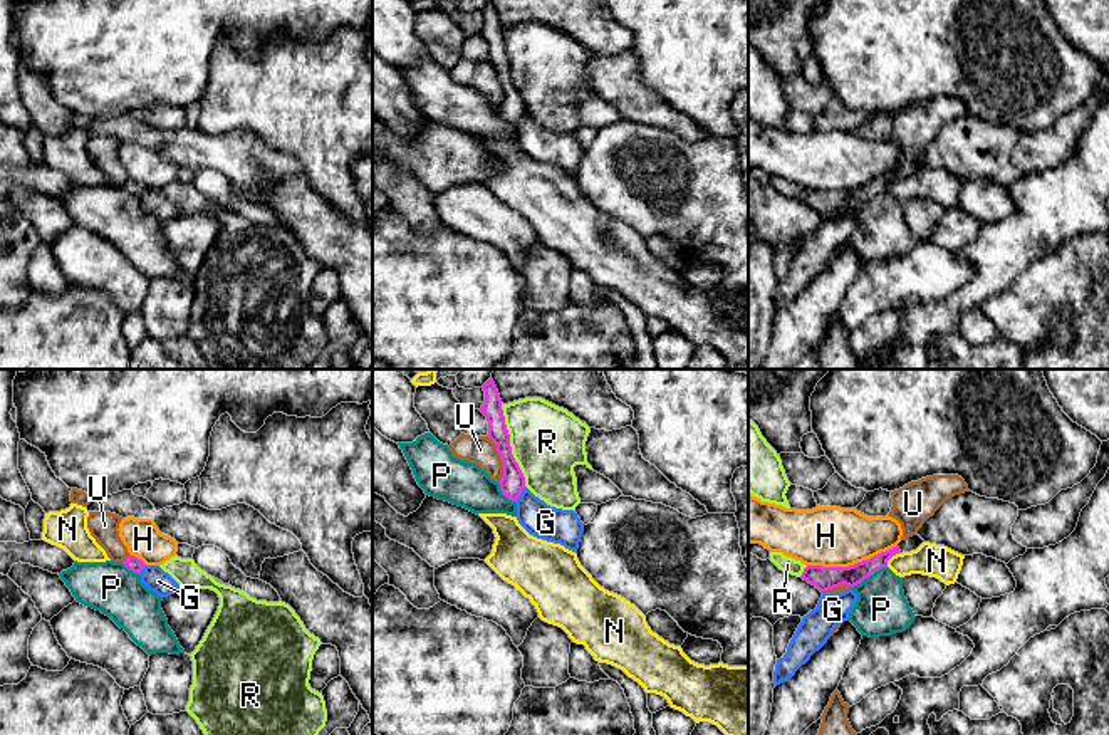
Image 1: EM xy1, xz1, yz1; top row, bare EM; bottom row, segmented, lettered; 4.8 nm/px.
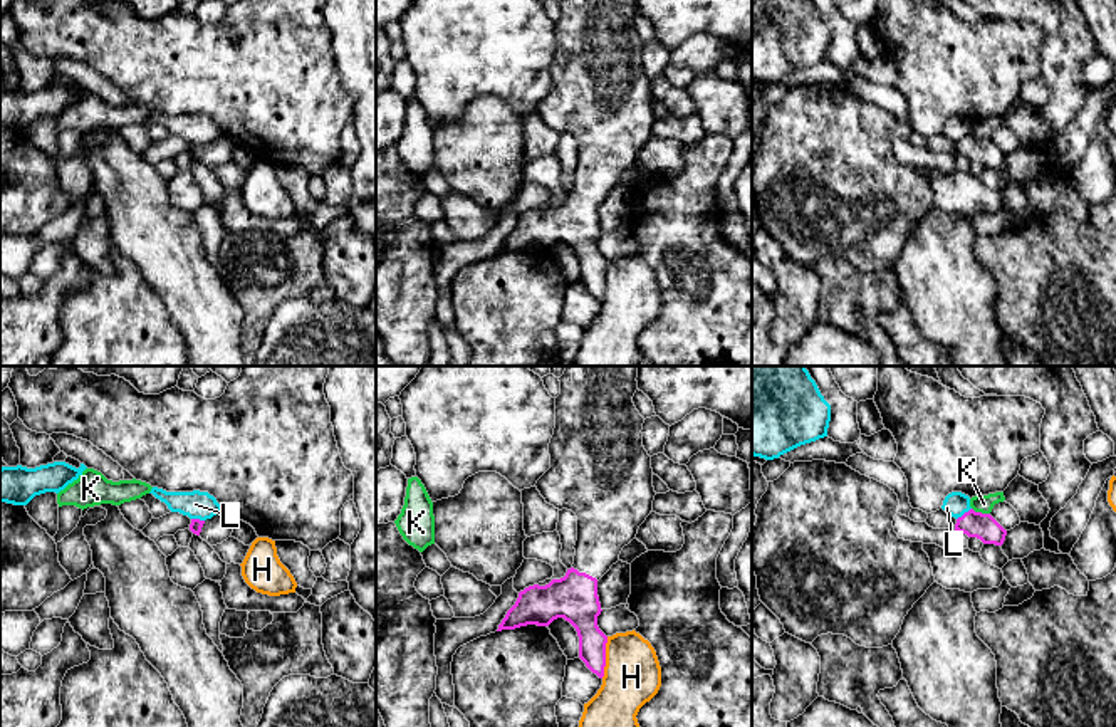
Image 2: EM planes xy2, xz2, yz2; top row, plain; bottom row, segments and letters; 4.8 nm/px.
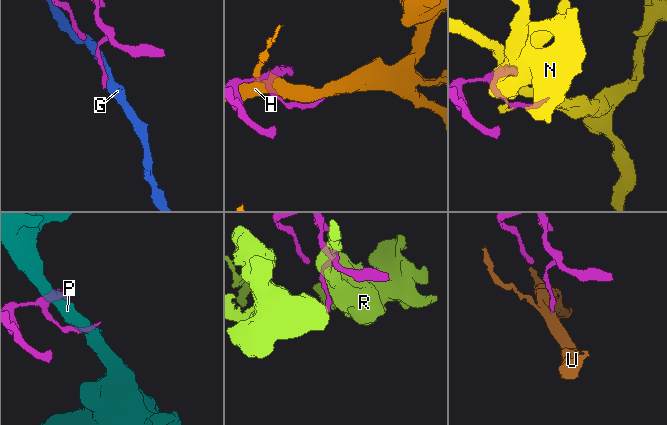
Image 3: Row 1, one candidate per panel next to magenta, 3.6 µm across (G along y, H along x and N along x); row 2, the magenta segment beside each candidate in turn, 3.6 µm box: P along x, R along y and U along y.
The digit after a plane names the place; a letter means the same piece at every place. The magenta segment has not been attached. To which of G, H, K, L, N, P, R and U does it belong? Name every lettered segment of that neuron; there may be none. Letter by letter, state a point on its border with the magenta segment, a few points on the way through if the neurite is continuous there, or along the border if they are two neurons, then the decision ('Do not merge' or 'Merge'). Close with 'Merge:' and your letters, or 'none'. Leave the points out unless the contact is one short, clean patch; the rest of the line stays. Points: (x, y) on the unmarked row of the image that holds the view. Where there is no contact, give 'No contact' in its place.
G: Touches magenta at xz1 (519, 119). Boundary: xz1 (525, 111), (515, 126). Do not merge
H: Touches magenta at yz1 (851, 190). Do not merge
K: Touches magenta at yz2 (980, 136). Boundary: yz2 (972, 131), (989, 138). Do not merge
L: Touches magenta at yz2 (965, 136). Boundary: yz2 (970, 131), (957, 143). Do not merge
N: Touches magenta at yz1 (890, 182). Boundary: yz1 (898, 177), (886, 190). Do not merge
P: Touches magenta at yz1 (868, 200). Boundary: yz1 (886, 190), (851, 212). Do not merge
R: Touches magenta at xz1 (509, 69). Do not merge
U: Touches magenta at xz1 (500, 83). Boundary: xz1 (487, 61), (494, 67), (502, 88), (502, 103), (499, 106). Do not merge
Merge: none

